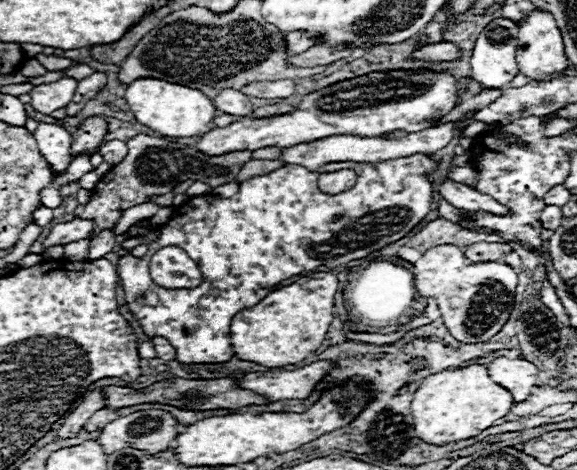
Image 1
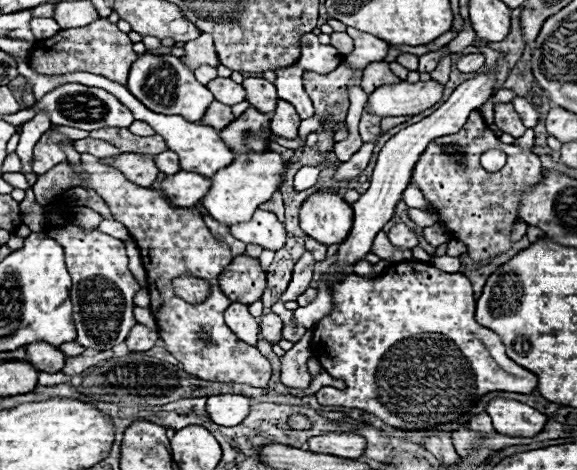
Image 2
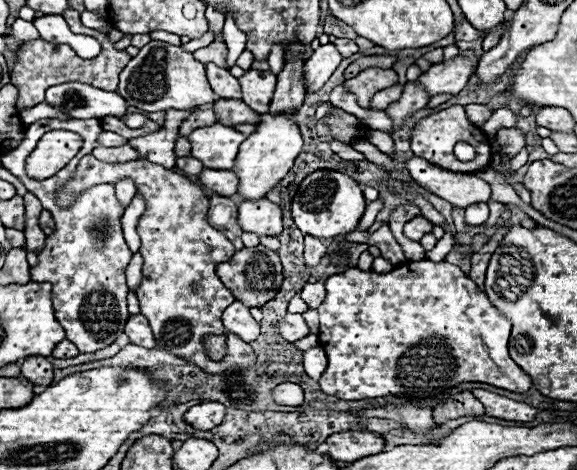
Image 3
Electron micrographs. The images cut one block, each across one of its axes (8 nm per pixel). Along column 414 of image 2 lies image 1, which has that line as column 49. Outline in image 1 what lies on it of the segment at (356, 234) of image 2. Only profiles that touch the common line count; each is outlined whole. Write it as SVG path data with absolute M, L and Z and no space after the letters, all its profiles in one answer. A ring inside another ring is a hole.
M38 122L34 138L38 142L40 154L52 166L52 170L56 174L62 174L66 170L66 166L72 162L72 156L70 156L70 132L64 126L58 126L58 124Z

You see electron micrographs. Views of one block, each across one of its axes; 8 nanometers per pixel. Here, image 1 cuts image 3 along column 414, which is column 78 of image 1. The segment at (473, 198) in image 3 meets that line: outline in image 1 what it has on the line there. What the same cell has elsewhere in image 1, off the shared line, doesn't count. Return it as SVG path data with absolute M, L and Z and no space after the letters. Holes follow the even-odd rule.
M88 154L80 155L70 162L70 168L66 168L66 174L62 174L56 180L56 186L64 186L64 184L70 184L70 182L78 182L90 170L94 170L92 164L90 164L90 156Z

